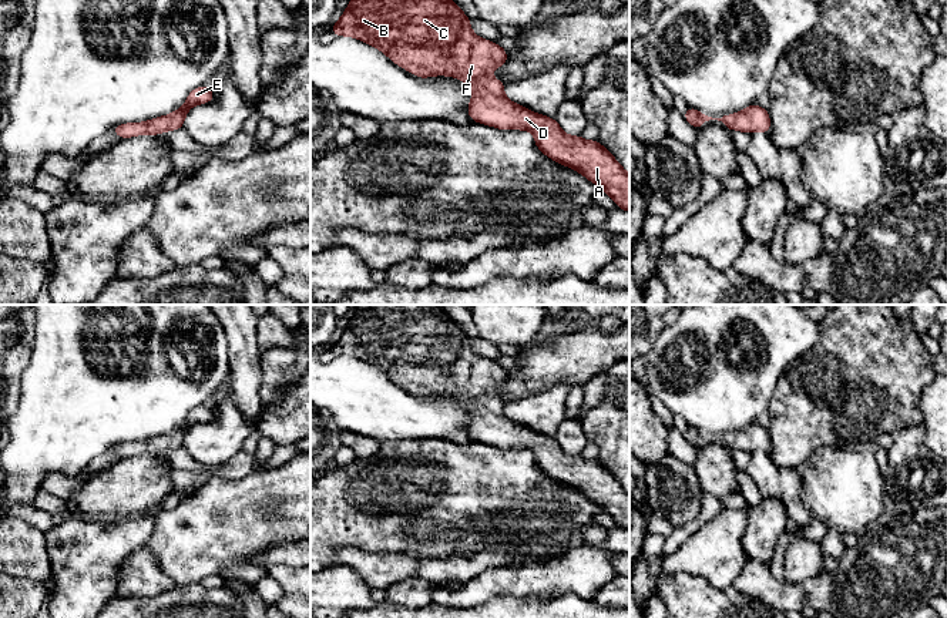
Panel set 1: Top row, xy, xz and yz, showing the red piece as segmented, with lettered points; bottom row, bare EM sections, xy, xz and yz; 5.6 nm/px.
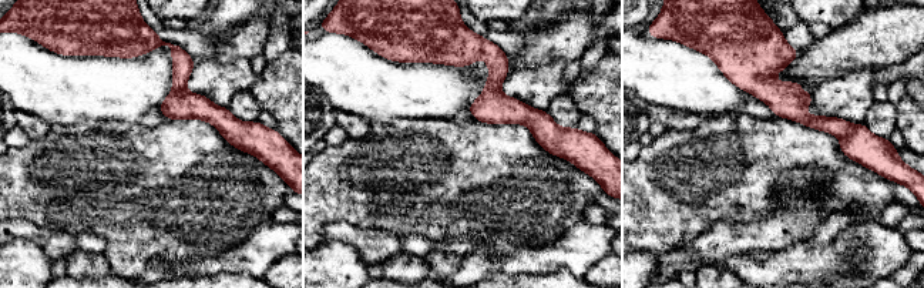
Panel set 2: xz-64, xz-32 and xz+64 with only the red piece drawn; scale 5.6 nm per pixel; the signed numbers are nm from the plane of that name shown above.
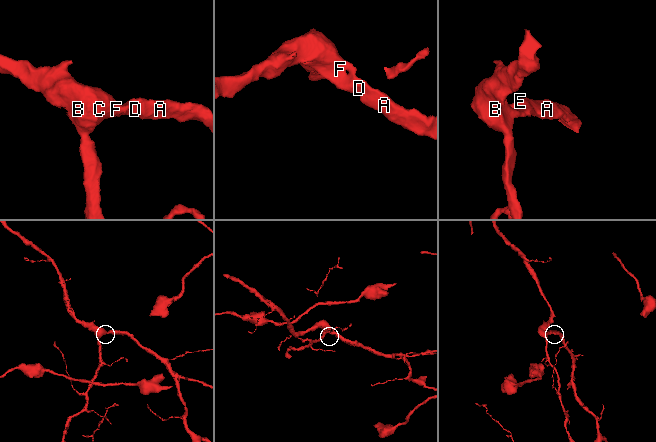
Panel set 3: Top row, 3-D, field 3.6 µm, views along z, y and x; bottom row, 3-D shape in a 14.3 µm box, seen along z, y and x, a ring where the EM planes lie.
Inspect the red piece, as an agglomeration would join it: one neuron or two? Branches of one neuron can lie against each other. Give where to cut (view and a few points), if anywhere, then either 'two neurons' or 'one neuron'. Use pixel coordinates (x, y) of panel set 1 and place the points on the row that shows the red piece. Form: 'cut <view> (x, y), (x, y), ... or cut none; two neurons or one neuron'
cut none; one neuron

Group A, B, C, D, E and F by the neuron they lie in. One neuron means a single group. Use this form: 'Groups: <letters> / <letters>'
Groups: A B C D E F

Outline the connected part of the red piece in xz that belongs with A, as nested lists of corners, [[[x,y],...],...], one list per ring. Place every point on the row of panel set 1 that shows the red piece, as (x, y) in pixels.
[[[350,0],[339,21],[330,27],[335,36],[359,38],[383,51],[399,67],[420,78],[453,75],[463,80],[473,93],[467,105],[471,121],[498,130],[528,130],[535,145],[548,158],[570,167],[609,195],[617,206],[629,211],[629,174],[597,140],[567,135],[555,118],[533,112],[511,103],[503,93],[504,81],[491,77],[491,68],[503,67],[508,53],[497,43],[477,37],[470,19],[451,0]]]

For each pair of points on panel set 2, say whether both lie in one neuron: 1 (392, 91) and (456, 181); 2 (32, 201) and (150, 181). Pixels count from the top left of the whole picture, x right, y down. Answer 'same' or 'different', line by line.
1: different
2: same

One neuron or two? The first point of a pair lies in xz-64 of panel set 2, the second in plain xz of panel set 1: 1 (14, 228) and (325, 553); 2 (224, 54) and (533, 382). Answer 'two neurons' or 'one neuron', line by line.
1: two neurons
2: one neuron

